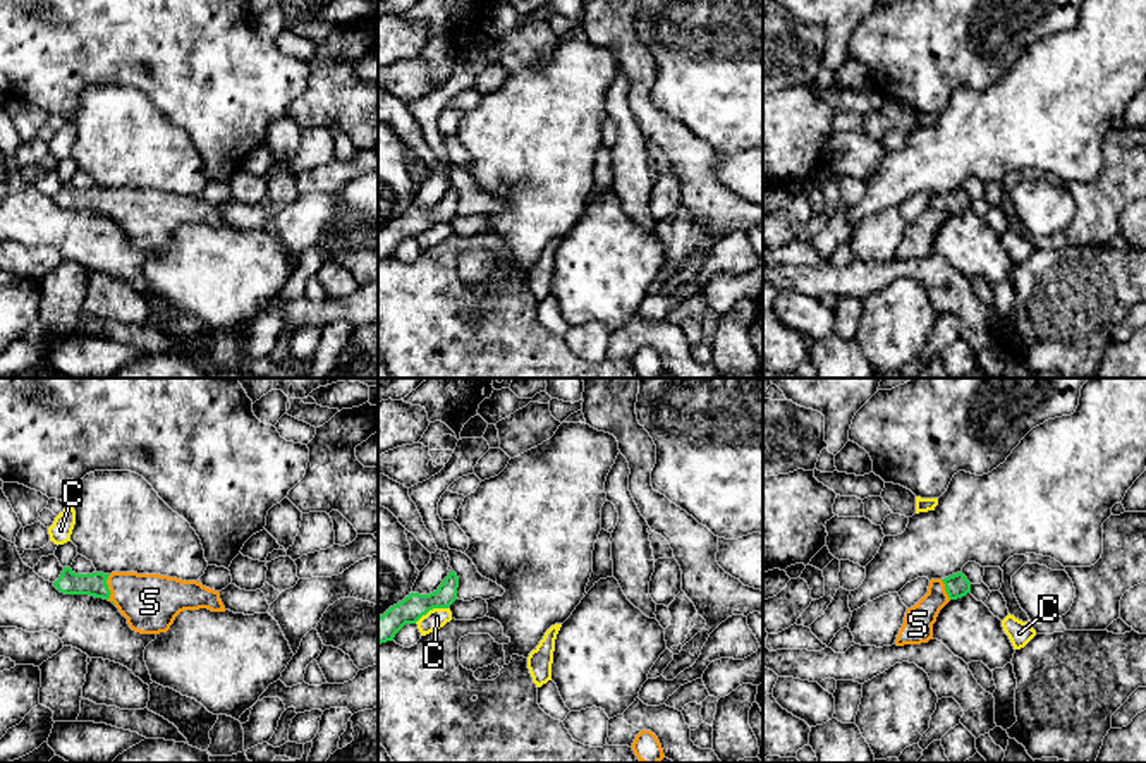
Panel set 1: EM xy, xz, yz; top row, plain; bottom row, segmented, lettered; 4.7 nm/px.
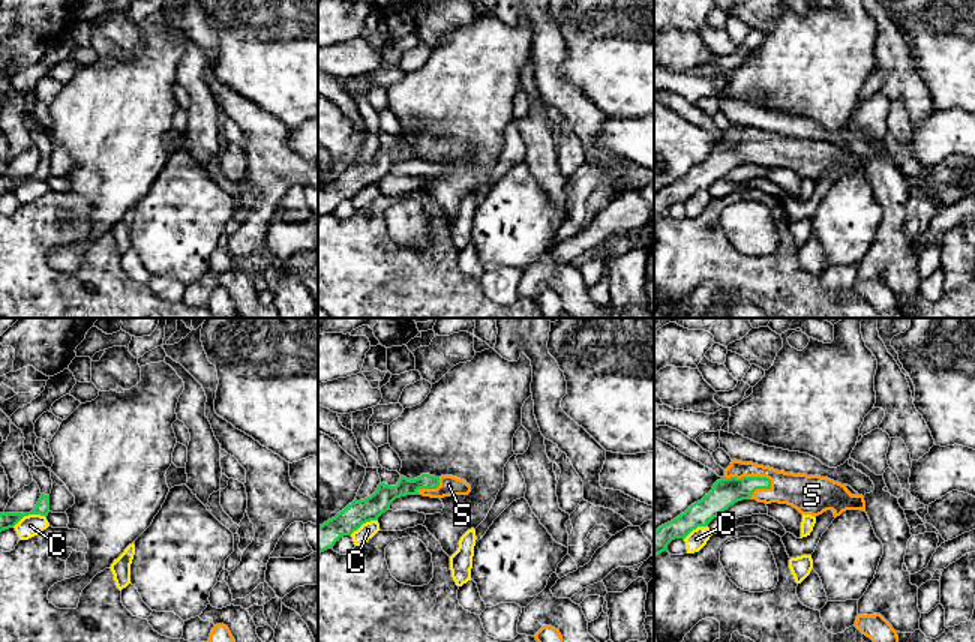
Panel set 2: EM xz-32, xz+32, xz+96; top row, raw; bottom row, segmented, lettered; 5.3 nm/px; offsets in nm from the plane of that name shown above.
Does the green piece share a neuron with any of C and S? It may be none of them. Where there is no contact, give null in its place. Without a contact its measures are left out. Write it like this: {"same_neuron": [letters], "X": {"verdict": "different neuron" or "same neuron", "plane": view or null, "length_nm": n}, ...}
{"same_neuron": ["S"], "C": {"verdict": "different neuron", "plane": "xz", "length_nm": 180}, "S": {"verdict": "same neuron", "plane": "xy", "length_nm": 120}}

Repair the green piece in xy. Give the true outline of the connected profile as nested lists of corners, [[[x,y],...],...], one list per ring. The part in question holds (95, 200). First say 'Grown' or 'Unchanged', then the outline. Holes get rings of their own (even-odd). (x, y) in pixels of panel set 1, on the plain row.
Grown. [[[64,182],[53,201],[65,210],[89,210],[113,217],[129,242],[141,249],[167,247],[184,225],[225,227],[218,206],[198,196],[160,189],[76,189],[70,182]]]

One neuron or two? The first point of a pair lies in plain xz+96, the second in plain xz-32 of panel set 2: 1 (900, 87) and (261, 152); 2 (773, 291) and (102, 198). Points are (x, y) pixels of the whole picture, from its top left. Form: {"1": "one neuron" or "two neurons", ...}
{"1": "one neuron", "2": "two neurons"}

